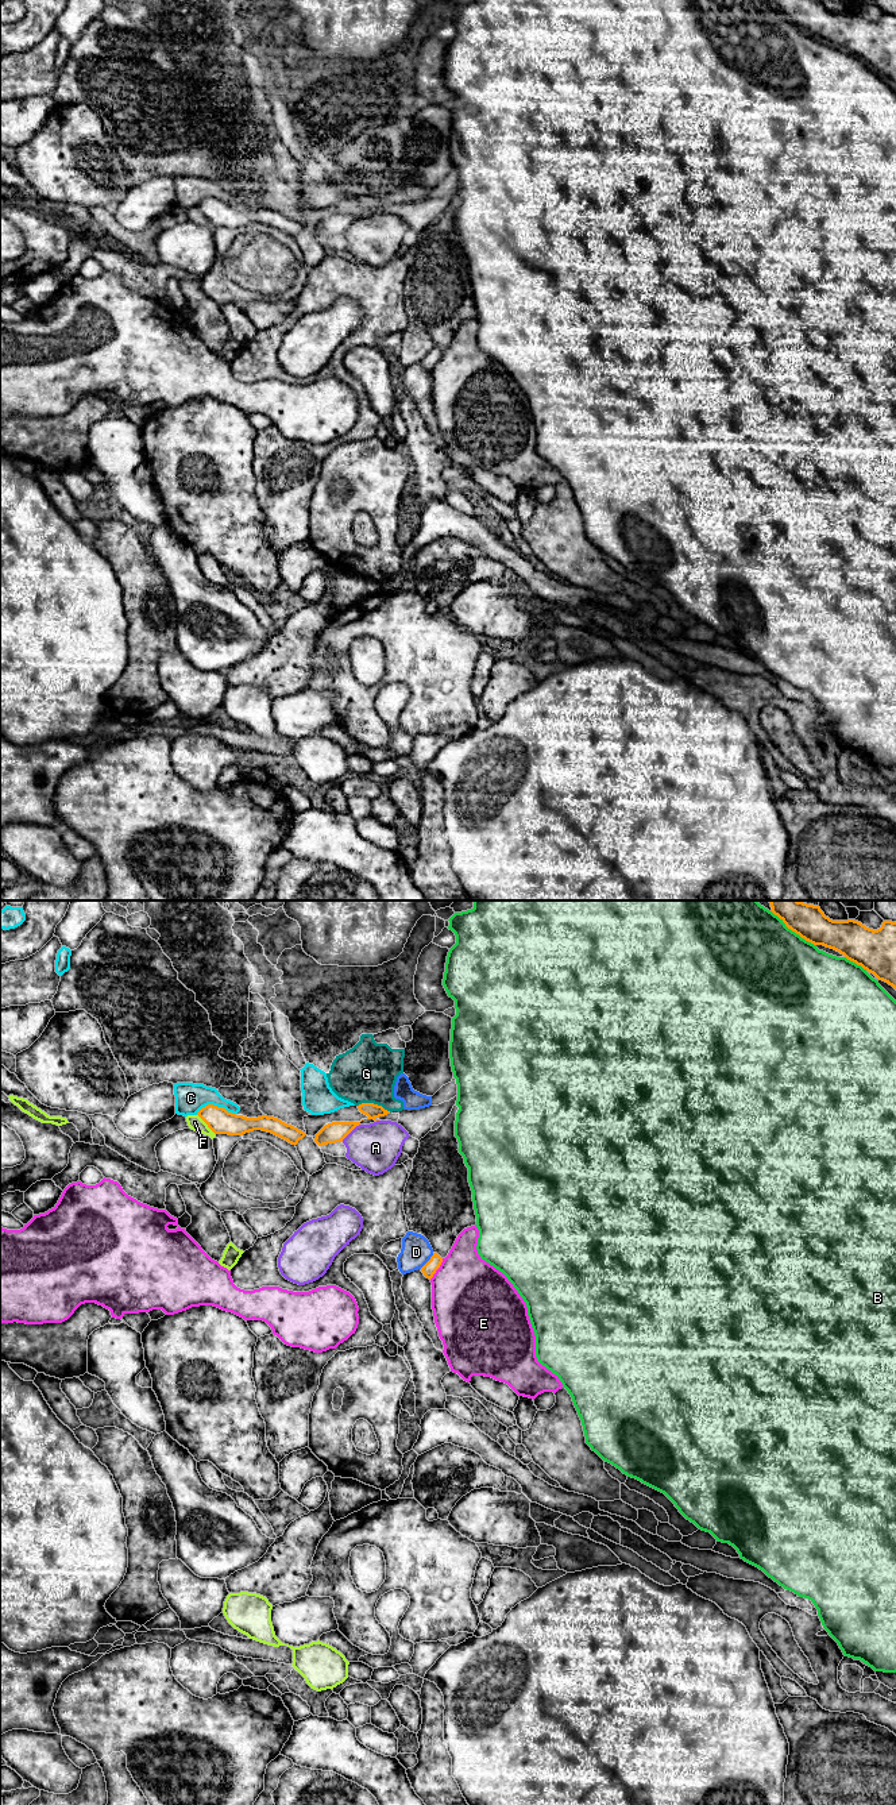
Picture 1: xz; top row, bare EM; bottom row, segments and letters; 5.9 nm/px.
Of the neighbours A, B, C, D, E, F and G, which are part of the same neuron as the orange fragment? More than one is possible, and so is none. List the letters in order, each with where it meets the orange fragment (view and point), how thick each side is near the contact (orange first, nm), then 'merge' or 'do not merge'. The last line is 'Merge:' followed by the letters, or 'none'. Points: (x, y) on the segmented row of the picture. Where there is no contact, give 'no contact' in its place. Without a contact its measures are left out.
A: meets orange in xz at (350, 1132); 120 nm thick on the orange side, 300 nm on the other; do not merge
B: meets orange in xz at (794, 930); 200 nm thick on the orange side, 480 nm on the other; do not merge
C: meets orange in xz at (216, 1106); 150 nm thick on the orange side, 180 nm on the other; do not merge
D: meets orange in xz at (428, 1261); 80 nm thick on the orange side, 180 nm on the other; do not merge
E: meets orange in xz at (437, 1268); 80 nm thick on the orange side, 440 nm on the other; do not merge
F: meets orange in xz at (207, 1123); 150 nm thick on the orange side, 90 nm on the other; do not merge
G: meets orange in xz at (373, 1103); 90 nm thick on the orange side, 360 nm on the other; do not merge
Merge: none

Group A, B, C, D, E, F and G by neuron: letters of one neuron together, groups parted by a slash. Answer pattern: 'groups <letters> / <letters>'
groups A / B / C / D G / E / F

